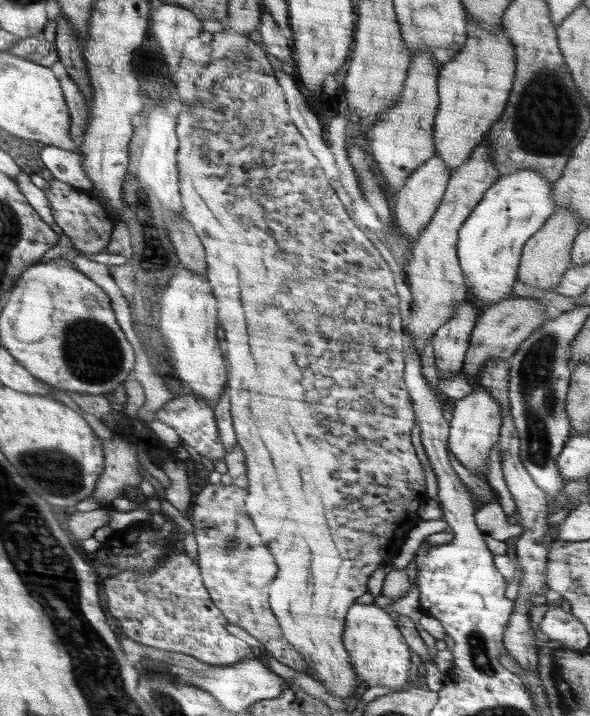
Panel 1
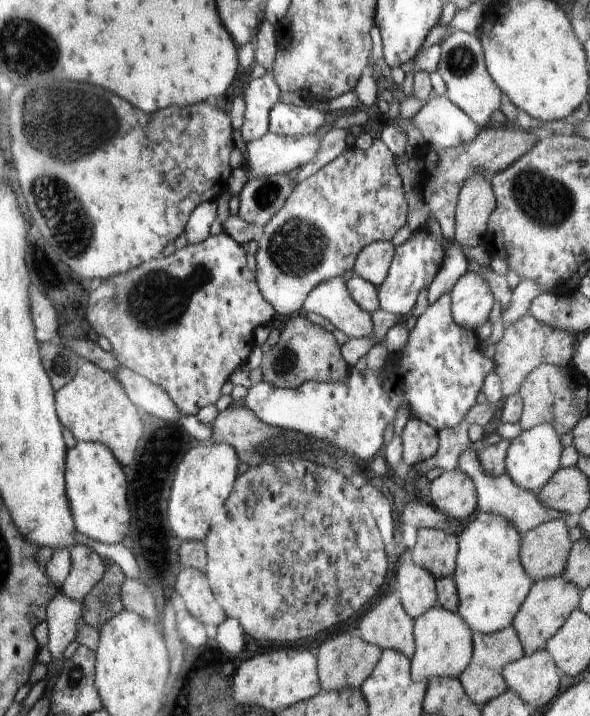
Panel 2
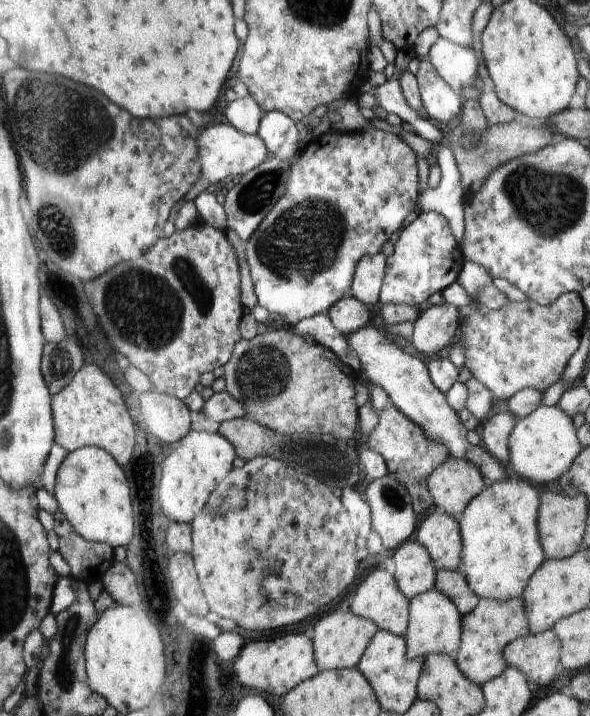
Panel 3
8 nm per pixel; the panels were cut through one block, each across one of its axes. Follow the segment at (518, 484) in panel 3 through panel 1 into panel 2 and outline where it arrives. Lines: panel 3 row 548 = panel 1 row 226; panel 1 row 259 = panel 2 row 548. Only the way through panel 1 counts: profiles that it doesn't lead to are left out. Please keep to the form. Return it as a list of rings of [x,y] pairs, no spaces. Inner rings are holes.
[[[476,508],[472,518],[463,523],[464,528],[457,536],[458,552],[456,570],[453,574],[459,594],[459,605],[457,613],[466,622],[471,632],[480,632],[480,634],[496,634],[512,626],[514,617],[522,602],[530,592],[532,579],[526,574],[522,563],[520,562],[521,534],[518,530],[506,522],[498,514],[486,514],[479,508]]]

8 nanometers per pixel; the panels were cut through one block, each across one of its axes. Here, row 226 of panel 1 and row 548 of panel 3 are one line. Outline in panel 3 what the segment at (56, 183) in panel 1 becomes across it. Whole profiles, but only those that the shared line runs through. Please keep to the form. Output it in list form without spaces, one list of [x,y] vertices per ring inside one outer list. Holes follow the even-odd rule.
[[[57,510],[54,517],[54,532],[60,538],[60,554],[69,564],[70,576],[86,585],[103,580],[114,564],[114,548],[109,544],[87,541],[68,522],[64,513]]]

